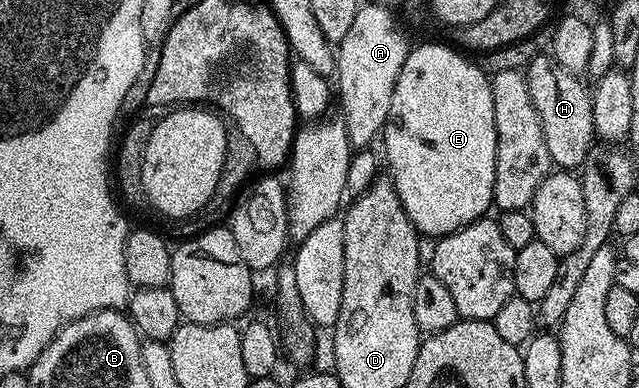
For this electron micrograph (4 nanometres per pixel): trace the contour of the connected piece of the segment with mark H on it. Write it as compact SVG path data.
M549 54L535 57L524 69L531 102L543 126L549 159L558 169L577 170L582 167L587 154L595 147L593 131L593 98L590 89L580 84L574 73L562 68Z

